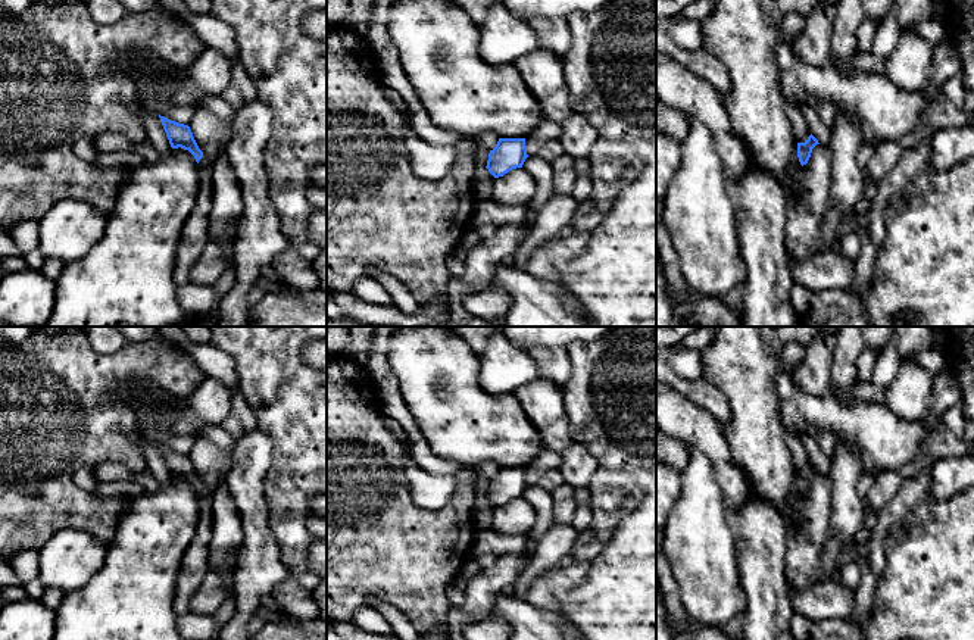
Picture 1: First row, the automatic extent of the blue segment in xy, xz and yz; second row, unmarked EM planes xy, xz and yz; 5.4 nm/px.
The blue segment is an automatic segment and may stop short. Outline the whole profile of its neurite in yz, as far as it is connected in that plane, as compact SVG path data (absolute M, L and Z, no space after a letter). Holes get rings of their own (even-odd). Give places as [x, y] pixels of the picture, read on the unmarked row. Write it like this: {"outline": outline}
{"outline": "M812 463L808 466L808 469L805 472L797 472L797 487L799 487L799 491L802 496L808 493L812 478L817 474L820 474L820 472Z"}

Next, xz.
{"outline": "M499 468L488 483L486 497L494 508L499 508L512 499L522 497L527 487L525 468Z"}

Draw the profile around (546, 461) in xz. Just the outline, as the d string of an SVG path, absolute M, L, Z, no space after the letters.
M543 449L543 452L528 466L525 466L527 484L540 484L549 471L558 469L559 463L561 453Z

